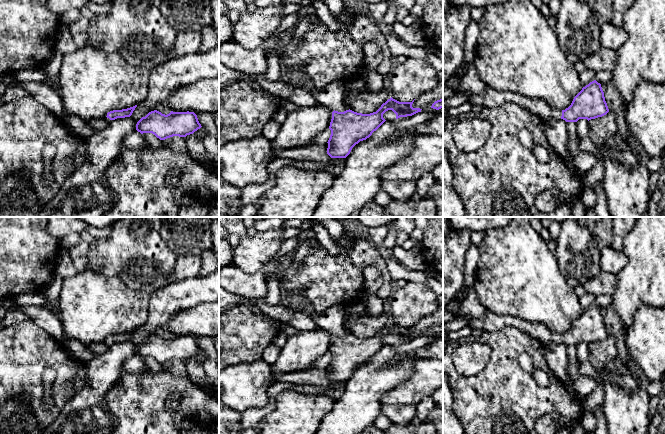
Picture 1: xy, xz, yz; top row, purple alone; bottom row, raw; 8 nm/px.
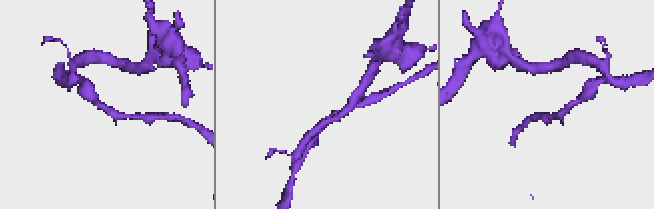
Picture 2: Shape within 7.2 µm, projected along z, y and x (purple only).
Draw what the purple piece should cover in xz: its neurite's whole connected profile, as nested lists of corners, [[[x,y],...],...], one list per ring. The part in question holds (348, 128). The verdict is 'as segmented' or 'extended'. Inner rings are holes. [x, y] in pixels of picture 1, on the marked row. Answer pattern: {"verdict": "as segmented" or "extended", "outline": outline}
{"verdict": "extended", "outline": [[[314,4],[304,6],[298,15],[297,22],[288,30],[278,34],[276,47],[273,48],[280,61],[280,79],[282,82],[308,91],[319,104],[332,110],[332,119],[329,129],[331,135],[328,140],[327,154],[331,158],[346,158],[352,148],[360,141],[369,138],[386,120],[383,114],[392,110],[396,119],[412,116],[421,112],[420,108],[413,108],[412,102],[399,102],[392,97],[373,113],[362,114],[347,110],[344,106],[346,82],[332,82],[326,87],[317,90],[304,72],[305,64],[298,68],[290,68],[285,65],[282,58],[288,47],[297,26],[304,20],[318,22]]]}

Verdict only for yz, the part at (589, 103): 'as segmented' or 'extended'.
extended

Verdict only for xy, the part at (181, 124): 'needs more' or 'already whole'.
already whole

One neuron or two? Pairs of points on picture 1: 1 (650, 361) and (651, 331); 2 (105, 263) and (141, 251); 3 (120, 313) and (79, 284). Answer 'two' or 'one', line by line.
1: one
2: one
3: one

